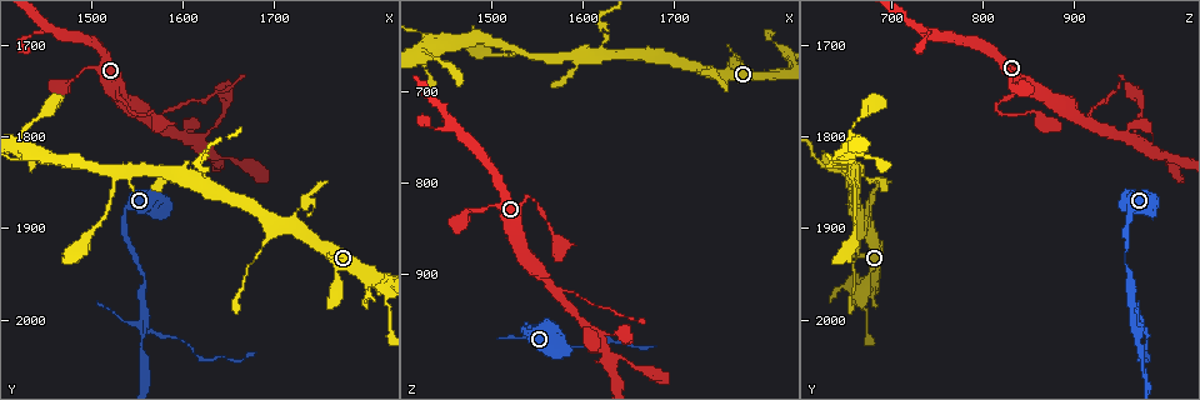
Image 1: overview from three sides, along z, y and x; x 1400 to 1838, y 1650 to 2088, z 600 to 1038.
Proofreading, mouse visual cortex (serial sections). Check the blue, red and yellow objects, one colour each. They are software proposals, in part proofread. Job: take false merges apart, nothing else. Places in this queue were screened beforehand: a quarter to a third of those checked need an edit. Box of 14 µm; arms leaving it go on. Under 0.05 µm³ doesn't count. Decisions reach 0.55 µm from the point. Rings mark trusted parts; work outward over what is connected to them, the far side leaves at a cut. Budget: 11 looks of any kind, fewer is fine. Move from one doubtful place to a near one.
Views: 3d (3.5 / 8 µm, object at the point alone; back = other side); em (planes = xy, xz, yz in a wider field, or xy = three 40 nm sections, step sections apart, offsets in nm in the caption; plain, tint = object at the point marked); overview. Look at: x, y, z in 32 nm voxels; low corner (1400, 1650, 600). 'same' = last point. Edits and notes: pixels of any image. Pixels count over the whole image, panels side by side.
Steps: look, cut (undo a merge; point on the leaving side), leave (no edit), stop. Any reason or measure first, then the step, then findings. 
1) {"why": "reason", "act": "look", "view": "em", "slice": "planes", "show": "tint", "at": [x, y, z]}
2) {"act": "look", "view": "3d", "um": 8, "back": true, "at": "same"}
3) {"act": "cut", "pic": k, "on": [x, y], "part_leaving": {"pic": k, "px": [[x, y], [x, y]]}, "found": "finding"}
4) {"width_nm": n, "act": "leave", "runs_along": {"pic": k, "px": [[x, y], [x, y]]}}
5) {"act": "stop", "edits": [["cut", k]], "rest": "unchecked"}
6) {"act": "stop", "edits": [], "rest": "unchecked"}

{"why": "abrupt turn", "act": "look", "view": "3d", "um": 3.5, "at": [1705, 1895, 670]}

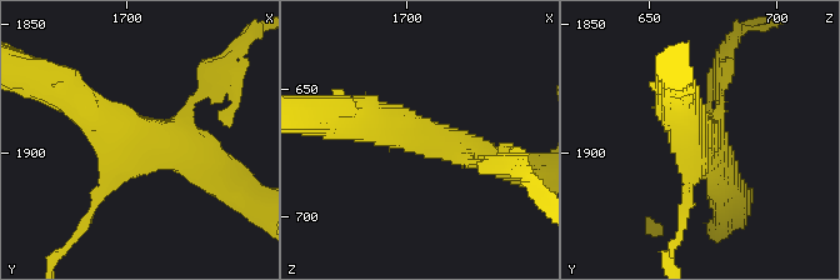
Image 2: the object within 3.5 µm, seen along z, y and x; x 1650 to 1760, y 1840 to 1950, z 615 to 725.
{"arms": 3, "arm_widths_nm": [150, 400, 450], "act": "look", "view": "em", "slice": "planes", "show": "tint", "at": [1701, 1891, 669]}

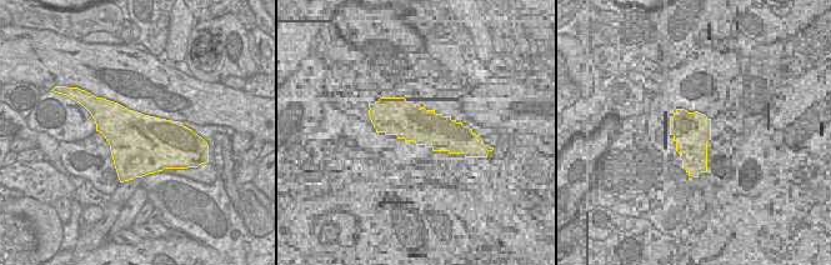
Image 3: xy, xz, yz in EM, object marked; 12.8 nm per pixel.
{"act": "leave", "runs_along": {"pic": 2, "px": [[205, 159], [64, 94]]}, "found": "continuous, no second cell"}

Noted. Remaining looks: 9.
{"why": "thin arm on a thick one", "act": "look", "view": "3d", "um": 3.5, "back": true, "at": [1620, 1850, 655]}

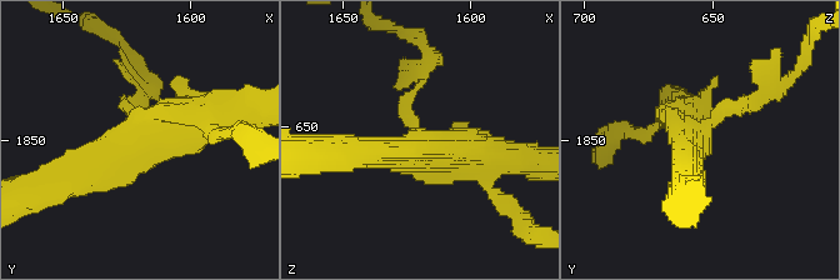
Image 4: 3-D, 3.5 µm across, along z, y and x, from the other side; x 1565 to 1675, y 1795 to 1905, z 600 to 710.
{"why": "now the EM", "act": "look", "view": "em", "slice": "xy", "step": 5, "show": "tint", "at": [1622, 1853, 659]}

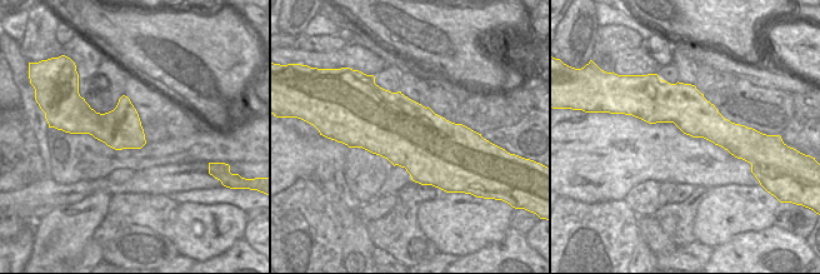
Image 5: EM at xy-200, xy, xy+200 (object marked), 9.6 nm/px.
{"width_nm": 650, "act": "leave", "runs_along": {"pic": 4, "px": [[64, 179], [213, 118]]}, "found": "all the same cell"}

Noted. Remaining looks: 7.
{"why": "branch point", "act": "look", "view": "3d", "um": 3.5, "back": true, "at": [1570, 1785, 920]}

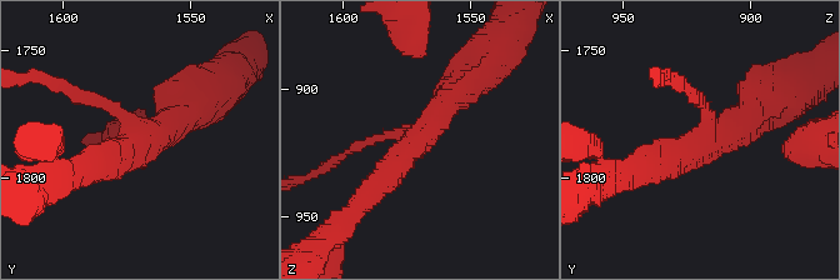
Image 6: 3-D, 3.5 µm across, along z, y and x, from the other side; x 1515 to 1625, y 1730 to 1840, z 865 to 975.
{"why": "now the EM", "act": "look", "view": "em", "slice": "xy", "step": 1, "show": "tint", "at": [1567, 1785, 917]}

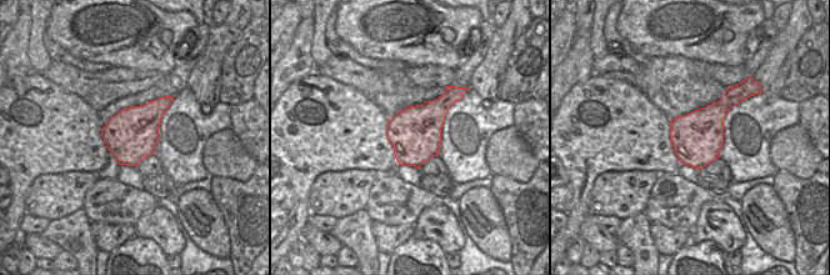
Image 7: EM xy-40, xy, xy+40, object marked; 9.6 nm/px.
{"act": "cut", "pic": 6, "on": [360, 144], "part_leaving": {"pic": 6, "px": [[396, 135], [365, 141], [315, 173]]}, "found": "a second cell is stuck on"}

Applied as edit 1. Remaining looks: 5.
{"why": "see it whole again", "act": "look", "view": "overview"}

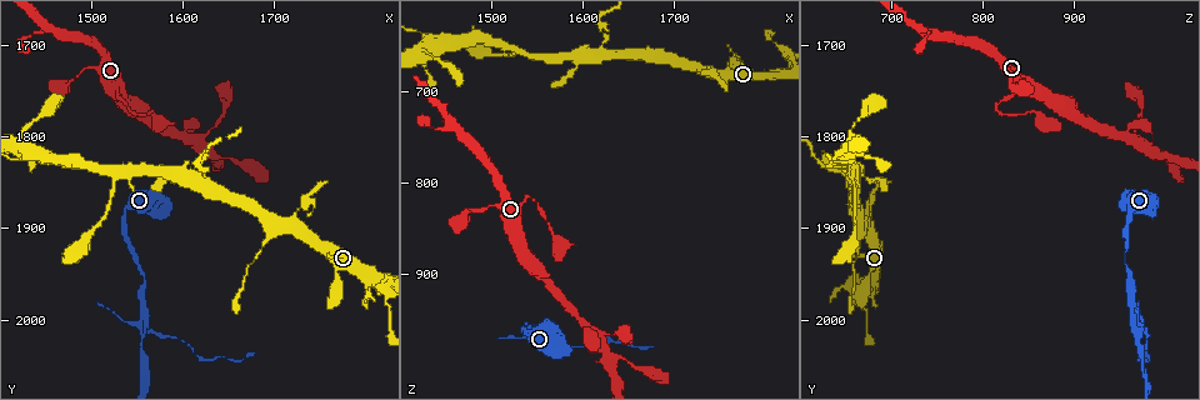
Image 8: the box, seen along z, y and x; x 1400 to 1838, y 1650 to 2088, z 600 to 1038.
{"why": "side arm on a straight run", "act": "look", "view": "3d", "um": 8, "at": [1535, 1840, 655]}

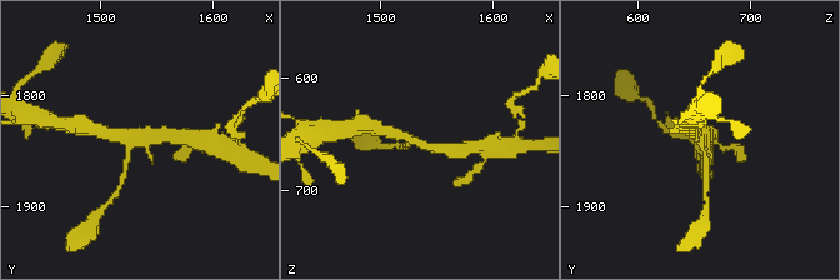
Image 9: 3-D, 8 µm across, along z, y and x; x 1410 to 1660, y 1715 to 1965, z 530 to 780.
{"act": "look", "view": "3d", "um": 3.5, "at": [1534, 1838, 658]}

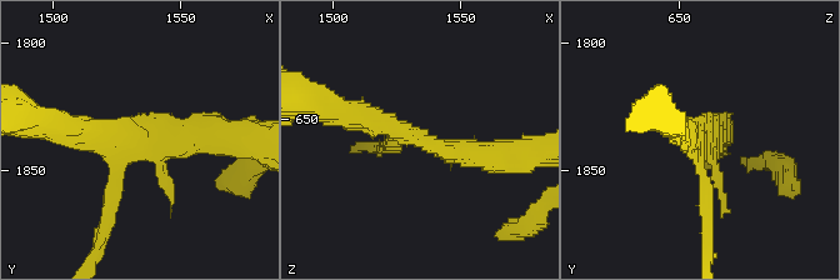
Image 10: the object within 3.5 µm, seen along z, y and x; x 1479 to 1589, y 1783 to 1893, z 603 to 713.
{"act": "look", "view": "em", "slice": "planes", "show": "tint", "at": [1533, 1838, 657]}

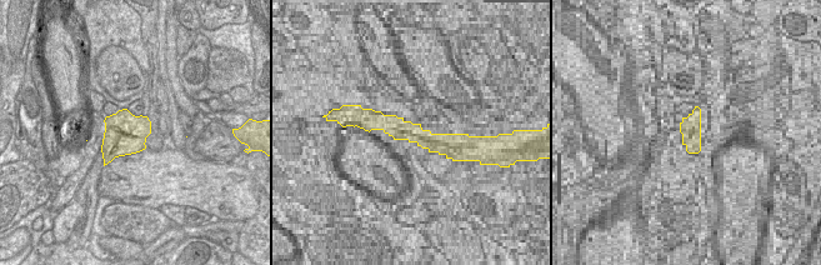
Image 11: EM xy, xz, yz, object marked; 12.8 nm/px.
{"act": "leave", "runs_along": {"pic": 10, "px": [[496, 156], [340, 111]]}, "found": "all the same cell"}

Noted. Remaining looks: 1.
{"act": "stop", "edits": [["cut", 6]], "rest": "unchecked"}

